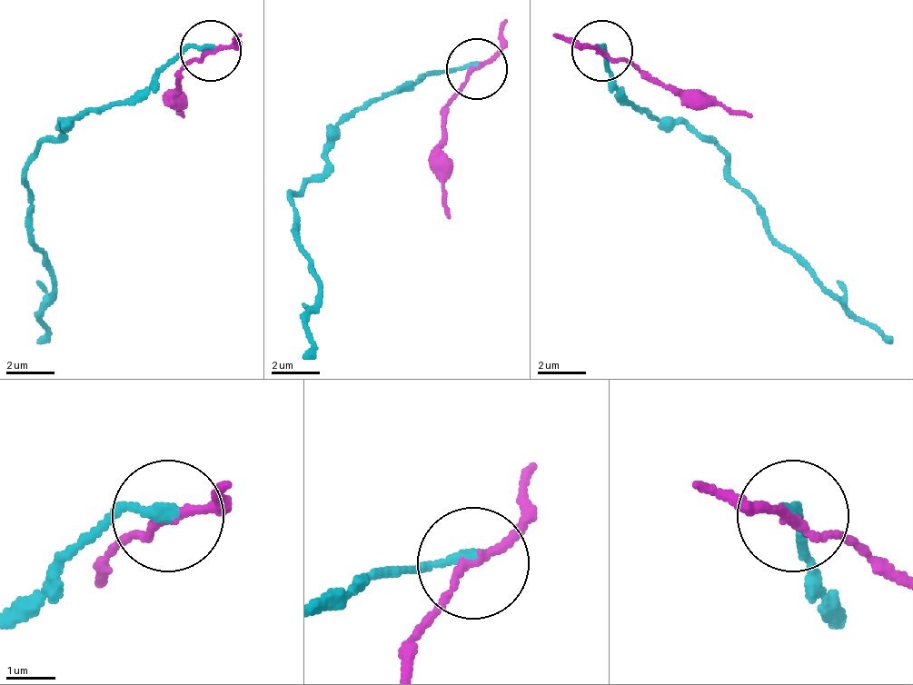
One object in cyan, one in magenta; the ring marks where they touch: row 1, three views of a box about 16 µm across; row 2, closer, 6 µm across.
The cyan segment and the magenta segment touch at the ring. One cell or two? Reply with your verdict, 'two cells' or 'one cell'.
two cells

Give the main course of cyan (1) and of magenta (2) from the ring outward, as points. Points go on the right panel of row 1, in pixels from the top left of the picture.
1: (598, 48), (603, 48), (603, 73), (640, 109), (695, 127), (713, 146), (762, 225), (810, 273), (889, 341)
2: (603, 48), (646, 73), (749, 115)

